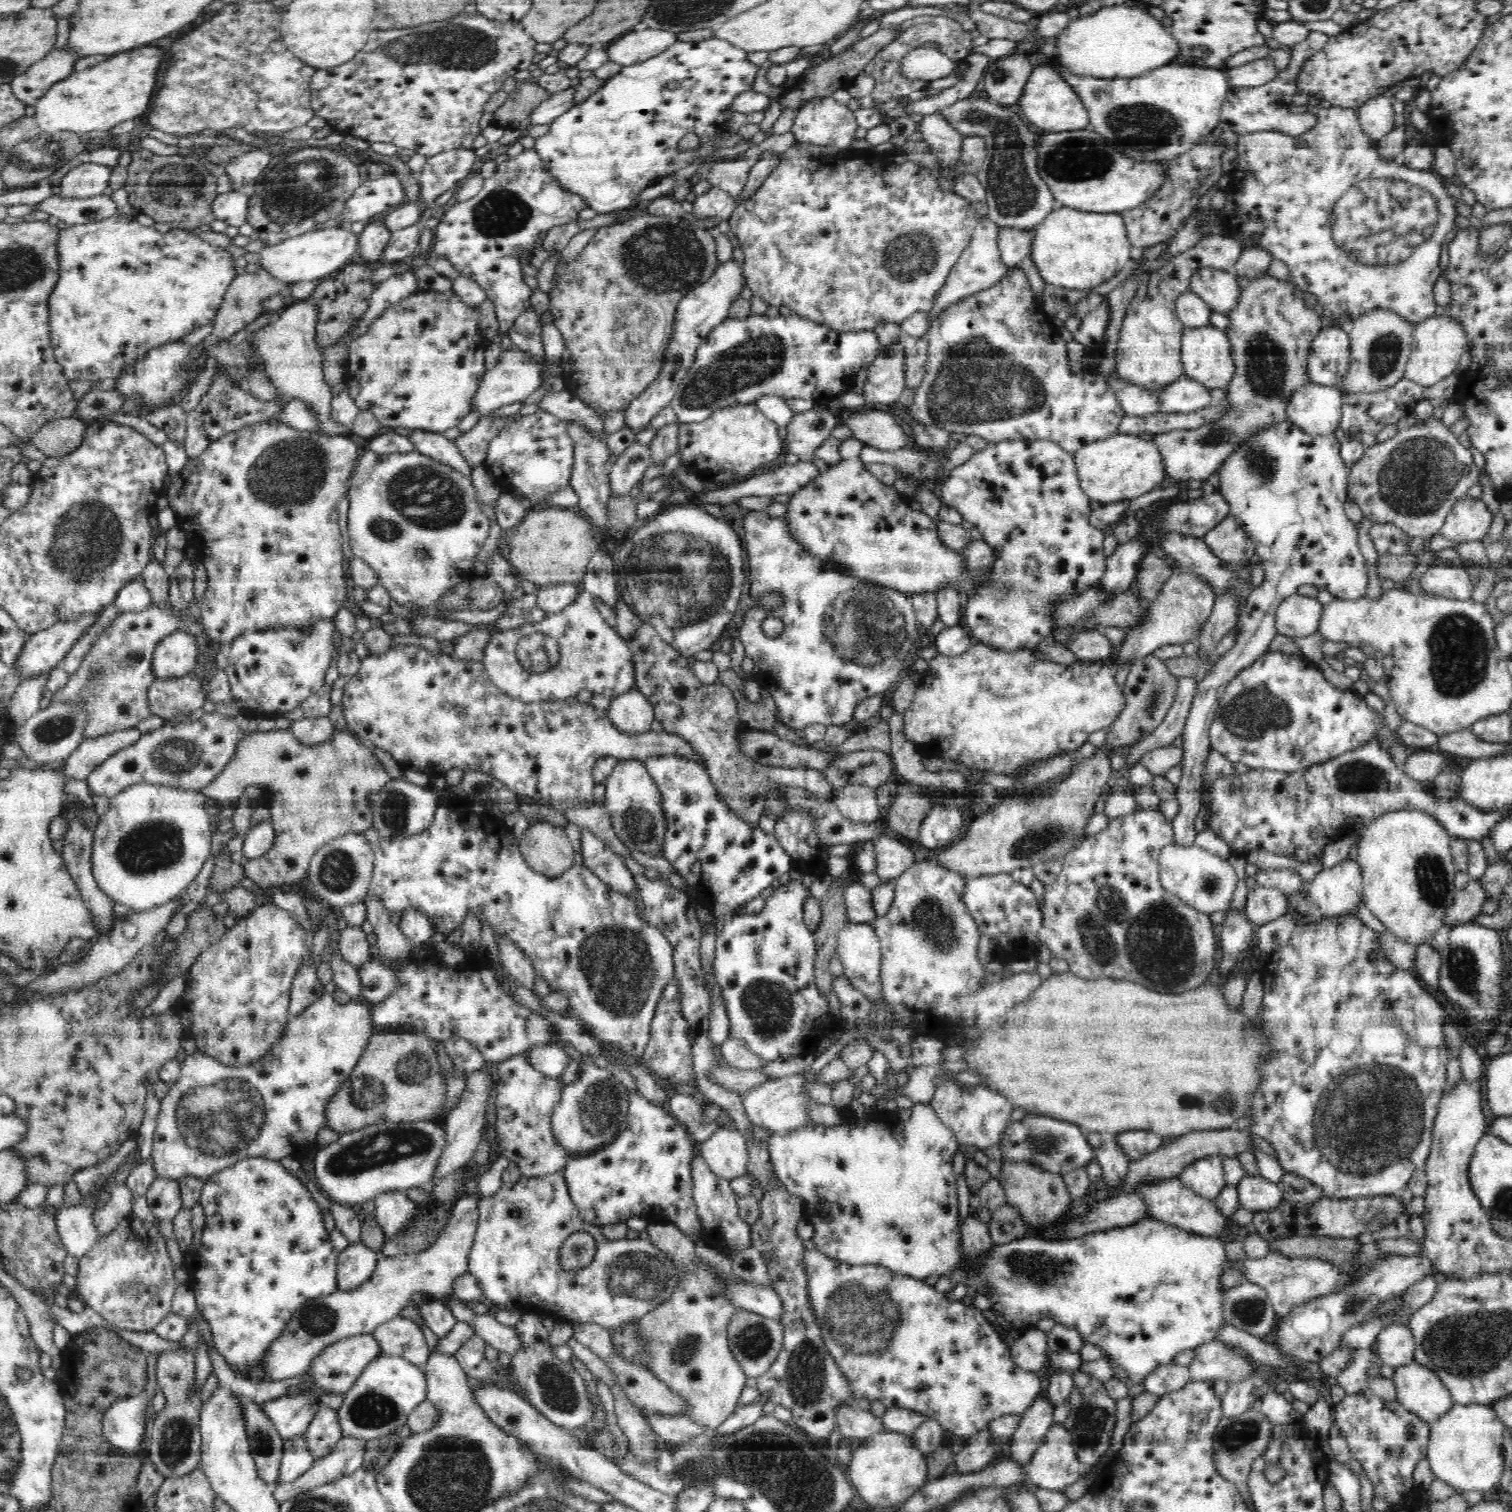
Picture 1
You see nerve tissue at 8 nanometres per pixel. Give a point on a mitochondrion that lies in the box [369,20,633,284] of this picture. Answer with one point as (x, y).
(458, 44)

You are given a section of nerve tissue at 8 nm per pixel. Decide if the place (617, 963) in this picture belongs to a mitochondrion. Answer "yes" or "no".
yes

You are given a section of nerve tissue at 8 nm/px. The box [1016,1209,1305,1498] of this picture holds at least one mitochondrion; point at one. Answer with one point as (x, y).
(1091, 1420)

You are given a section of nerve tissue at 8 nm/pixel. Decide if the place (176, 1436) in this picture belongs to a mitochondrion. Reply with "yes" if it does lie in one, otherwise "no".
yes

